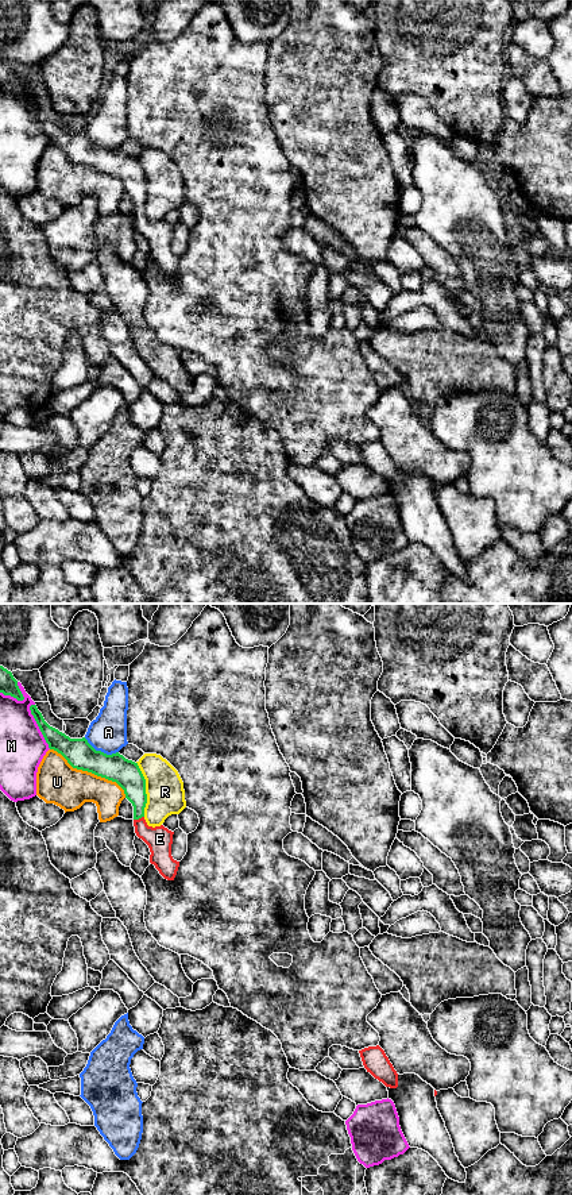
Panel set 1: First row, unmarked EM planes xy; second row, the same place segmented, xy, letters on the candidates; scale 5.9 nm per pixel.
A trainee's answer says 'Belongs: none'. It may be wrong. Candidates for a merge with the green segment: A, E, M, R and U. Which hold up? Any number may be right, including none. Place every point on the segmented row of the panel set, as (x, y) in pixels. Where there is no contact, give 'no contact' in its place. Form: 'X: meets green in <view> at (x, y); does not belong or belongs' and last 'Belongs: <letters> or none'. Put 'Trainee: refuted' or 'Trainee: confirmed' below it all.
A: meets green in xy at (100, 751); does not belong
E: meets green in xy at (138, 818); belongs
M: meets green in xy at (38, 725); does not belong
R: meets green in xy at (145, 789); does not belong
U: meets green in xy at (91, 771); does not belong
Belongs: E
Trainee: refuted

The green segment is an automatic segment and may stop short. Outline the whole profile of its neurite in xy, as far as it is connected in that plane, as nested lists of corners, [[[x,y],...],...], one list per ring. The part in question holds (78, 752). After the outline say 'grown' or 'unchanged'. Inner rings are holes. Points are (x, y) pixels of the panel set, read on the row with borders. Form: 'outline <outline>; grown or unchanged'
outline [[[31,705],[30,710],[50,749],[61,753],[73,768],[116,782],[124,790],[125,798],[134,806],[135,833],[150,848],[150,863],[165,879],[174,880],[179,867],[179,861],[171,856],[174,832],[163,825],[155,828],[147,825],[144,820],[146,779],[138,763],[125,759],[119,752],[107,755],[96,751],[85,737],[70,739],[47,724],[36,705]]]; grown

